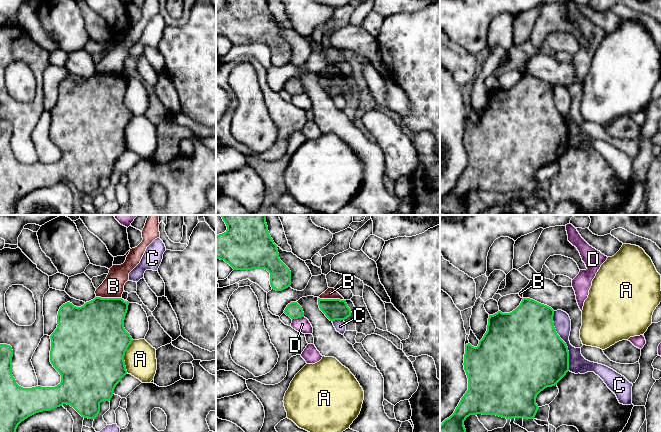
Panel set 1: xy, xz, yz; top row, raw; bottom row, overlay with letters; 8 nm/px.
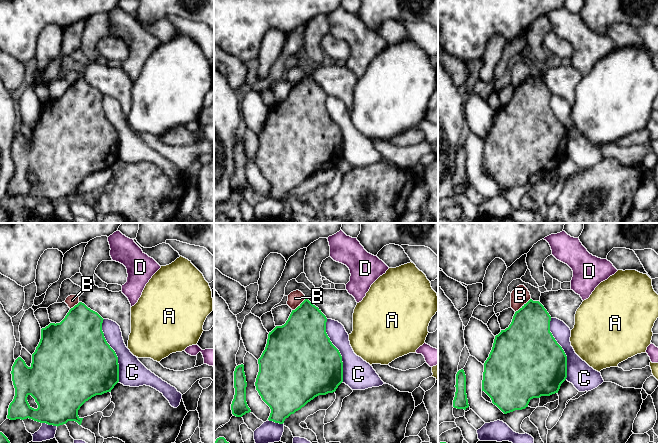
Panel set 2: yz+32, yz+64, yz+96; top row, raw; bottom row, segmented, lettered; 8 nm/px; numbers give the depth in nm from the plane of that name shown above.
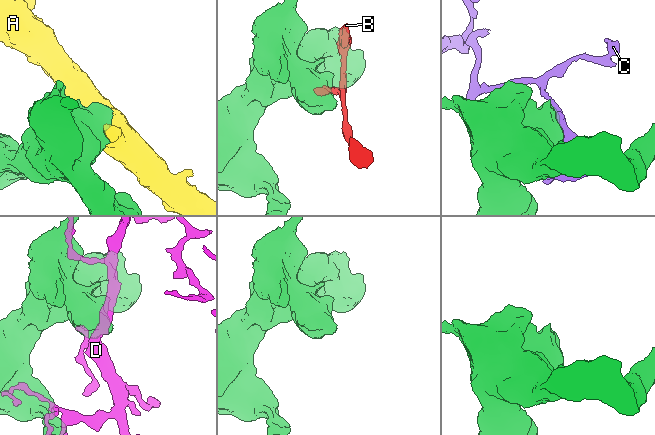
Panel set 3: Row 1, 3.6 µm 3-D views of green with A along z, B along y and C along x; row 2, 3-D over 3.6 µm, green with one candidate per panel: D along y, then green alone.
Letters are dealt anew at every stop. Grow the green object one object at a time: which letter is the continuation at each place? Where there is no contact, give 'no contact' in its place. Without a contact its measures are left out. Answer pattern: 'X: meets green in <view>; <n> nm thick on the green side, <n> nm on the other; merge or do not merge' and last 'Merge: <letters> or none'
A: meets green in xy; 500 nm thick on the green side, 260 nm on the other; do not merge
B: meets green in xy; 420 nm thick on the green side, 180 nm on the other; do not merge
C: meets green in yz; 500 nm thick on the green side, 140 nm on the other; do not merge
D: meets green in xz; 120 nm thick on the green side, 120 nm on the other; do not merge
Merge: none

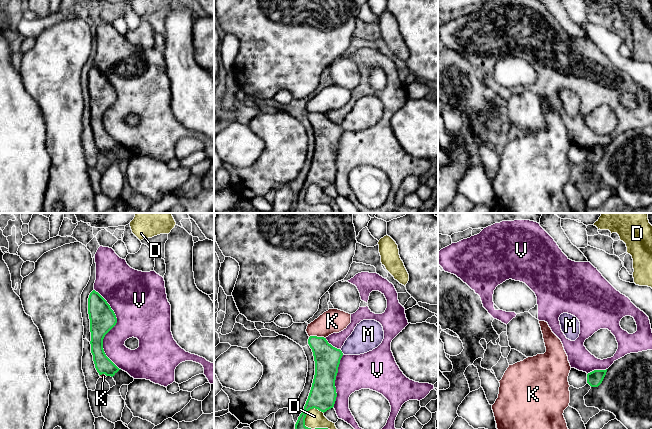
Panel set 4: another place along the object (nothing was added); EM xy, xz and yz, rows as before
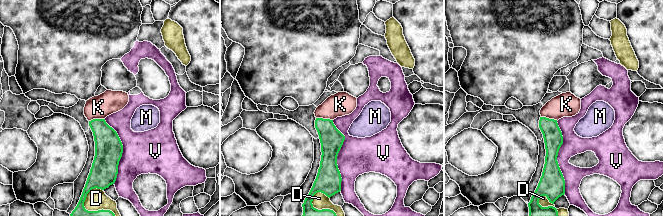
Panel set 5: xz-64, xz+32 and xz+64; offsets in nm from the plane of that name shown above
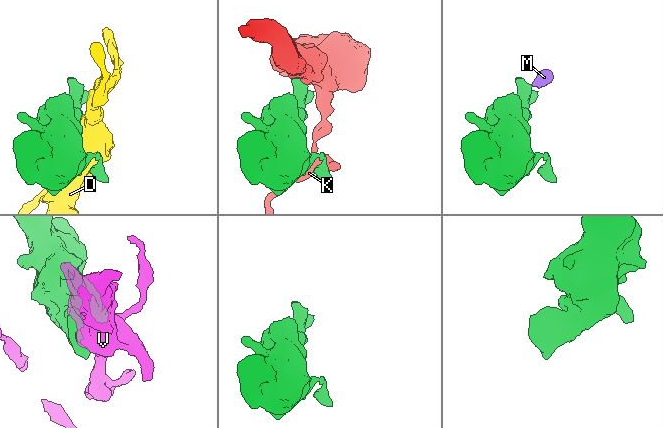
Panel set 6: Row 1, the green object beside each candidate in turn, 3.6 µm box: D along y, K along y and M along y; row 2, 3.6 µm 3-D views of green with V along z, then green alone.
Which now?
D: meets green in xz; 170 nm thick on the green side, 140 nm on the other; do not merge
K: meets green in xz; 220 nm thick on the green side, 190 nm on the other; do not merge
M: meets green in xz; 220 nm thick on the green side, 240 nm on the other; merge
V: meets green in xy; 200 nm thick on the green side, 340 nm on the other; do not merge
Merge: M

